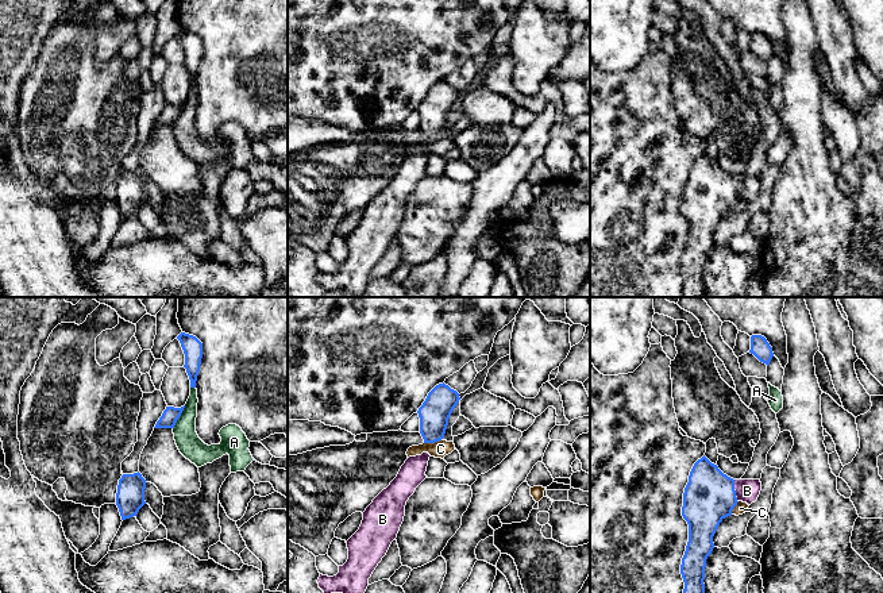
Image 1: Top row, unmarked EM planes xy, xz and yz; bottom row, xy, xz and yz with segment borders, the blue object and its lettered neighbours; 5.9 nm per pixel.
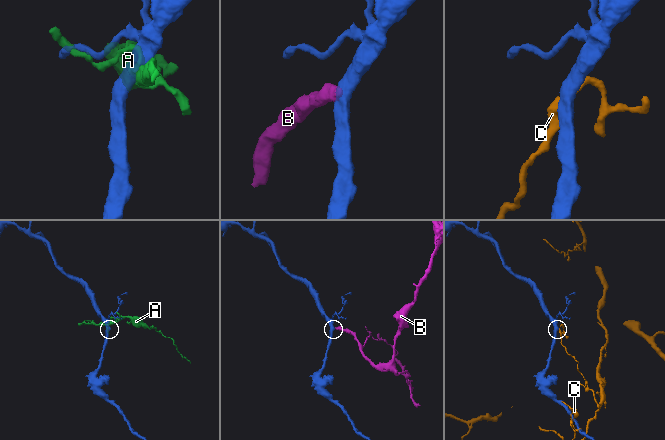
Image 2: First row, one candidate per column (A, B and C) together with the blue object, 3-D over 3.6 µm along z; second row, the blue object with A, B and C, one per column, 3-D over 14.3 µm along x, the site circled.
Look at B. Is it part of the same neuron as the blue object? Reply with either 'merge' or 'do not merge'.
merge

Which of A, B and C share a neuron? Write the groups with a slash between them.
A / B / C

